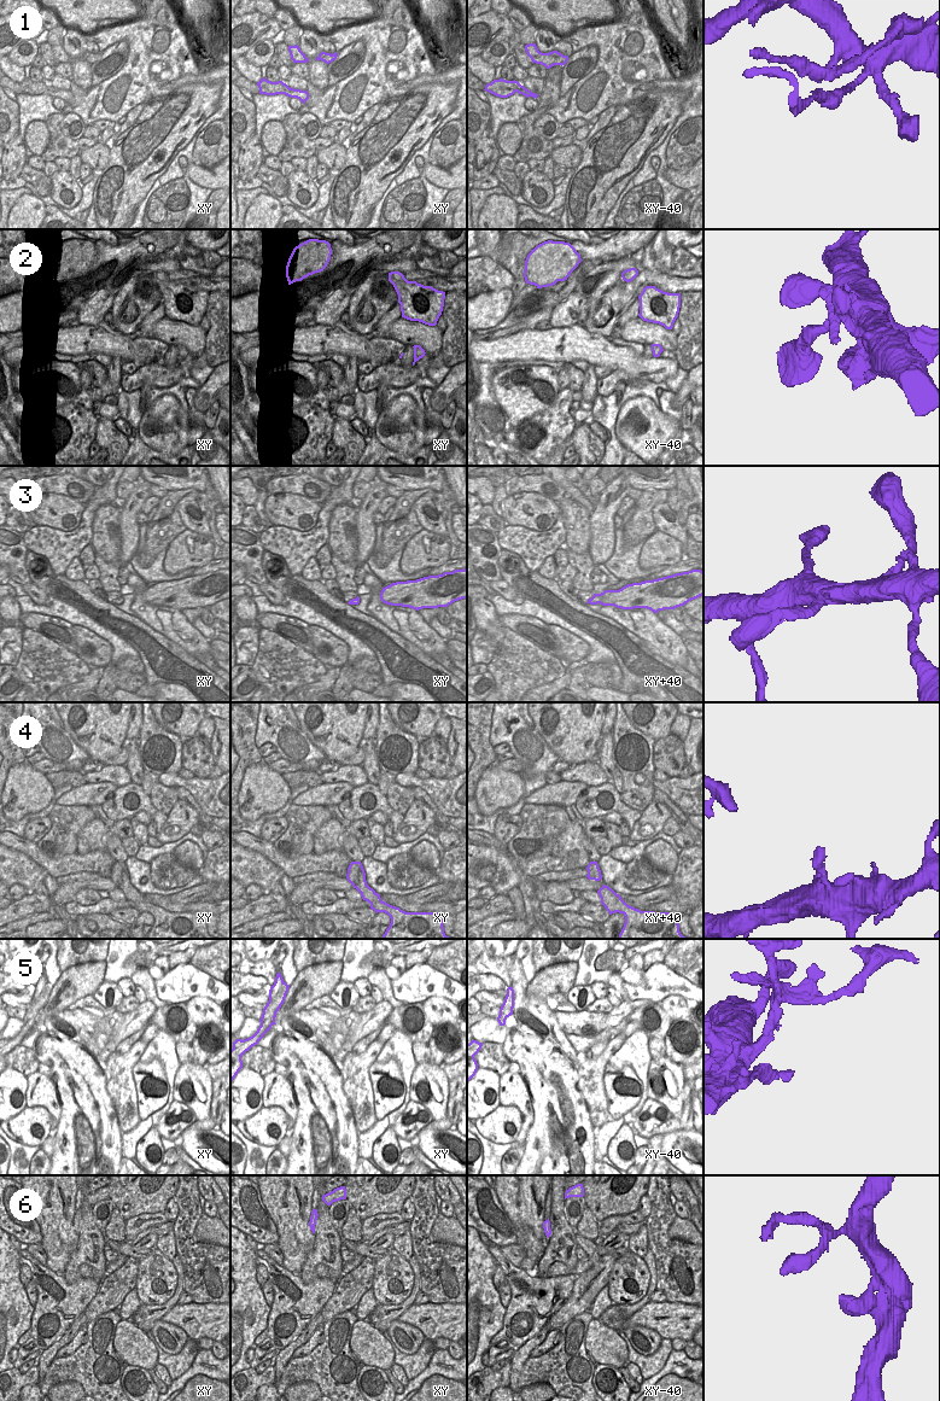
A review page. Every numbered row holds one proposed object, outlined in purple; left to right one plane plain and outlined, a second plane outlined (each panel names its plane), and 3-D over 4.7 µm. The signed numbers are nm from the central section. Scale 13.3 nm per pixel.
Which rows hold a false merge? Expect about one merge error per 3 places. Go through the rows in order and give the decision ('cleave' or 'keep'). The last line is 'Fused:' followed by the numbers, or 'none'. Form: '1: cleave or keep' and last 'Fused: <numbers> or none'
1: cleave
2: cleave
3: keep
4: keep
5: cleave
6: keep
Fused: 1, 2, 5

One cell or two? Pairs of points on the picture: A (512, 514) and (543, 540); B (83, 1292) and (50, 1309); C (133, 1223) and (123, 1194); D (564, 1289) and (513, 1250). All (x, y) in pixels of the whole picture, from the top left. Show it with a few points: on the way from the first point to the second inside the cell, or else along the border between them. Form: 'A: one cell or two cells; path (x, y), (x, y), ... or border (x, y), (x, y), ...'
A: two cells; border (556, 517), (547, 530), (530, 530), (507, 524)
B: one cell; path (75, 1297), (58, 1306)
C: two cells; border (159, 1212), (140, 1213), (126, 1221)
D: two cells; border (498, 1248), (519, 1267)

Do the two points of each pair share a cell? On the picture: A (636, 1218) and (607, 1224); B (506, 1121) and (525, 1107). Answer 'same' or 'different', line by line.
A: same
B: different

